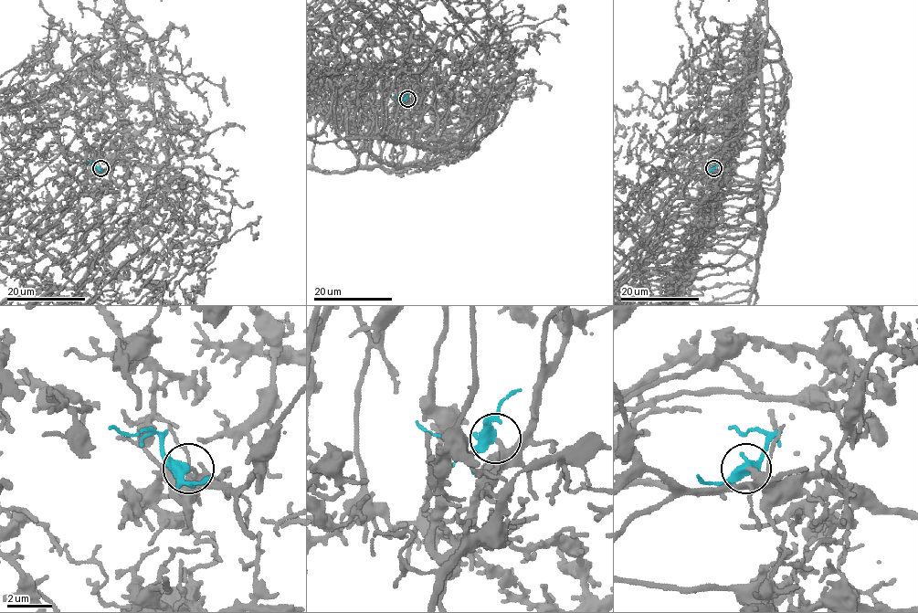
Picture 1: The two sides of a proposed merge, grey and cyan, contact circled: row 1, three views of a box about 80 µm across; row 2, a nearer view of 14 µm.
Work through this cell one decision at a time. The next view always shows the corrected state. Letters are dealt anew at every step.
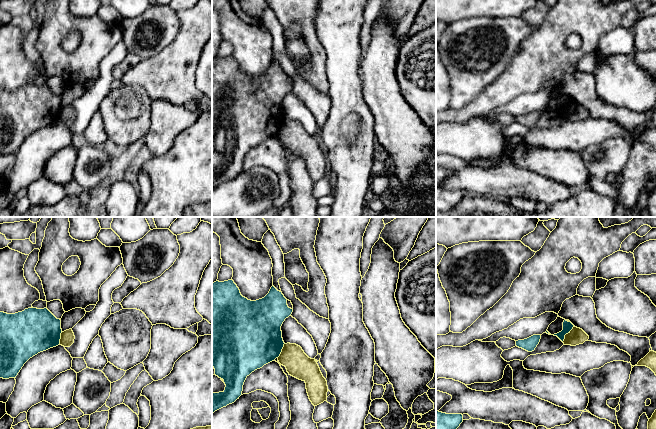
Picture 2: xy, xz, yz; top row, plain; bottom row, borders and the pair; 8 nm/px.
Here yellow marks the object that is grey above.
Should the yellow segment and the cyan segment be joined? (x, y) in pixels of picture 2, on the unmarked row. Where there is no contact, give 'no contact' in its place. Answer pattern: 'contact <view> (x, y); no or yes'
contact yz (566, 110); no

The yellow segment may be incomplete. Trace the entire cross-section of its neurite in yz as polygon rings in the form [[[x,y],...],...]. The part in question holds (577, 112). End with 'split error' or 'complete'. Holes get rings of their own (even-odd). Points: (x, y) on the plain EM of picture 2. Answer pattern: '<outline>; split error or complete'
[[[574,102],[573,105],[565,111],[563,119],[564,121],[576,122],[583,120],[588,115],[589,112],[582,105]]]; complete

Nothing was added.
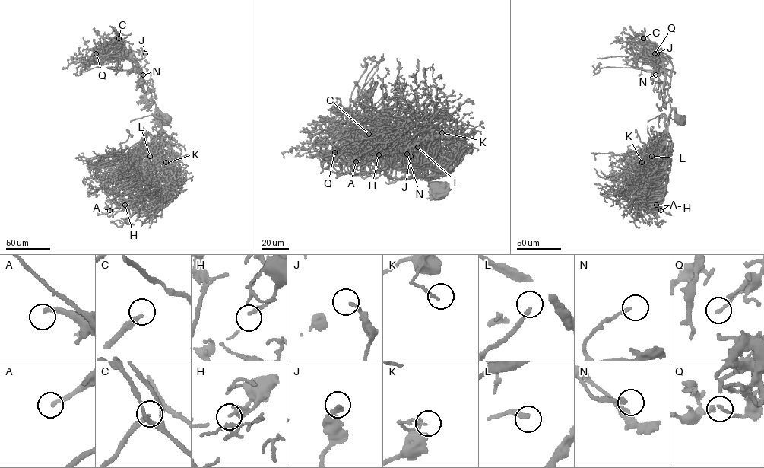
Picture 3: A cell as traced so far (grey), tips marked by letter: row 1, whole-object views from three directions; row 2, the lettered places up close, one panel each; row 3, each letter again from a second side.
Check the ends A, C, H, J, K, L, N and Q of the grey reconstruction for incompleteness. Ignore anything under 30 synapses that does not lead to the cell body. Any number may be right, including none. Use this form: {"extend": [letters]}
{"extend": ["C", "L", "N"]}

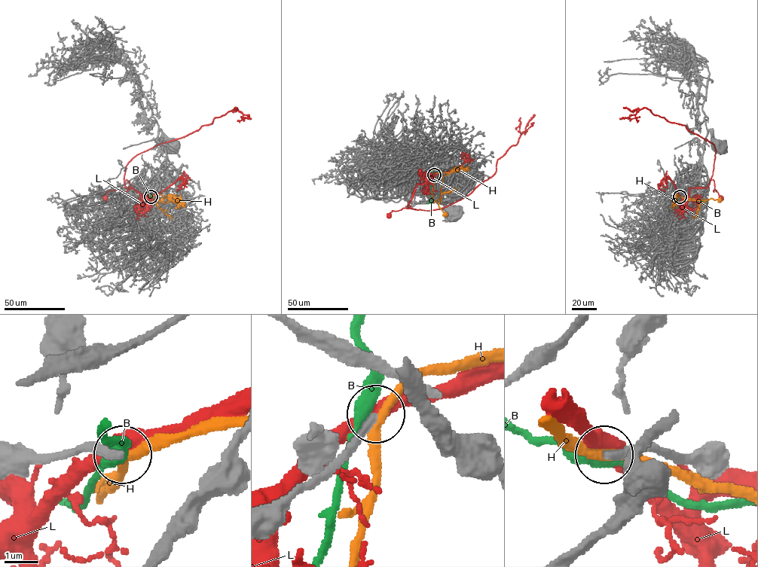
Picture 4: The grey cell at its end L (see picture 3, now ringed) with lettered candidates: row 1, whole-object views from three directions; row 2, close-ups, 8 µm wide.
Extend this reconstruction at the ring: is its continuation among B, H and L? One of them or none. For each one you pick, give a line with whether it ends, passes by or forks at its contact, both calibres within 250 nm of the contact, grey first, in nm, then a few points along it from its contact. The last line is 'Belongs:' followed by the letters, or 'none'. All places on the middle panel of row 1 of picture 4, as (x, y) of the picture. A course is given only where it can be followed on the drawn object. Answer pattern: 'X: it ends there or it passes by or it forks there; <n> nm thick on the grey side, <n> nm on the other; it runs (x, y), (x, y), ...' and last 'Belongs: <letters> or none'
Belongs: none

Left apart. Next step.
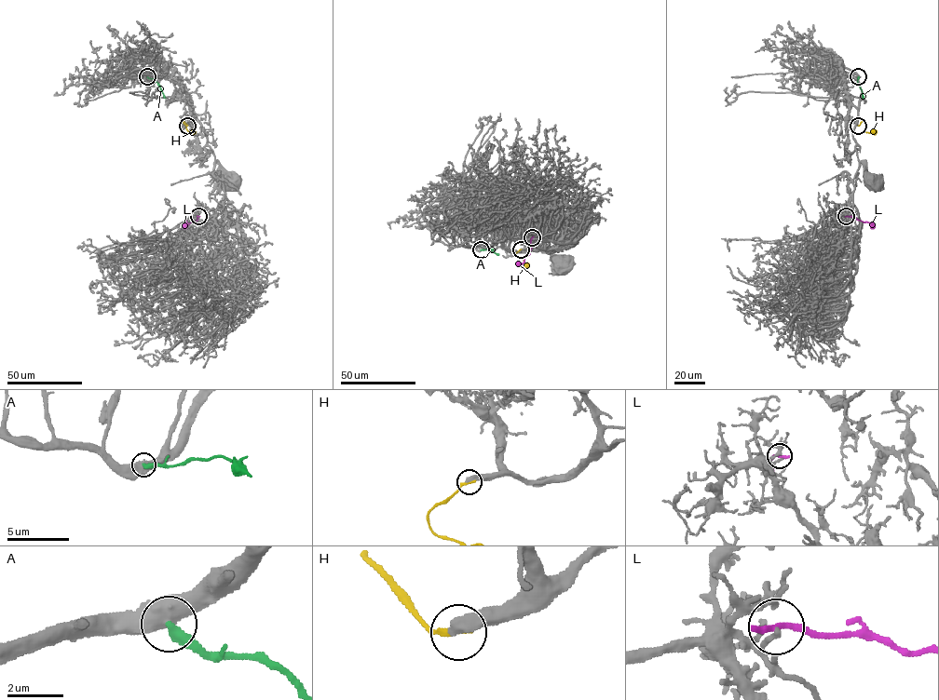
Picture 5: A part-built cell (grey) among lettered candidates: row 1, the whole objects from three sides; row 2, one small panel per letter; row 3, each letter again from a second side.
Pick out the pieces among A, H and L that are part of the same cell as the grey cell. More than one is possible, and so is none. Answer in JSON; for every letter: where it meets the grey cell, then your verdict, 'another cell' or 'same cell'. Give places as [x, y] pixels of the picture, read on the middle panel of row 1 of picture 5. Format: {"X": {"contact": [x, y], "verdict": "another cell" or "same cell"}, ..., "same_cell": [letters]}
{"A": {"contact": [481, 249], "verdict": "another cell"}, "H": {"contact": [521, 249], "verdict": "another cell"}, "L": {"contact": [532, 237], "verdict": "another cell"}, "same_cell": []}

